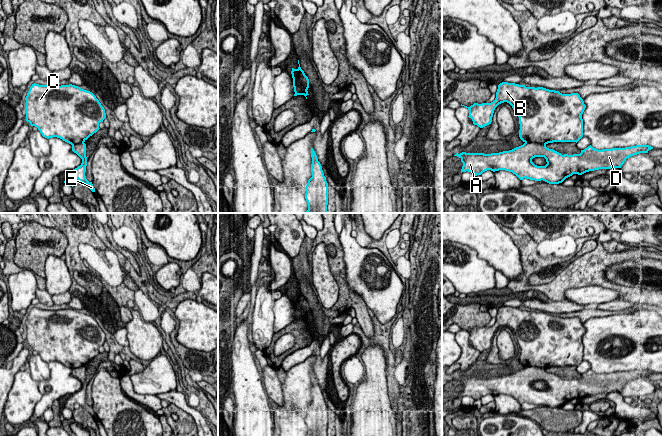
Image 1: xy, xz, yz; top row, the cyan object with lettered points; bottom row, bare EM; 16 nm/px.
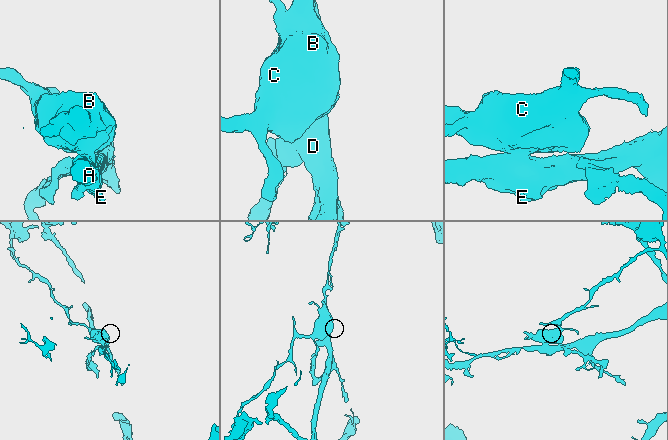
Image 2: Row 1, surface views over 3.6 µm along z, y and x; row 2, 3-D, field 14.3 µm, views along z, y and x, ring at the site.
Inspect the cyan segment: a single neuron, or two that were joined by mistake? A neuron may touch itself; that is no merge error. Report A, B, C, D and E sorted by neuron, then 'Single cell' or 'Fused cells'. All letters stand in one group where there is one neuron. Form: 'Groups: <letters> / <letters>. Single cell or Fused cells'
Groups: A D E / B C. Fused cells

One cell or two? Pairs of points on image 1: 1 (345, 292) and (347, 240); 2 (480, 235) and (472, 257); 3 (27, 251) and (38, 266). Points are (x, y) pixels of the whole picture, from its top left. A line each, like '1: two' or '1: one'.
1: two
2: two
3: one

